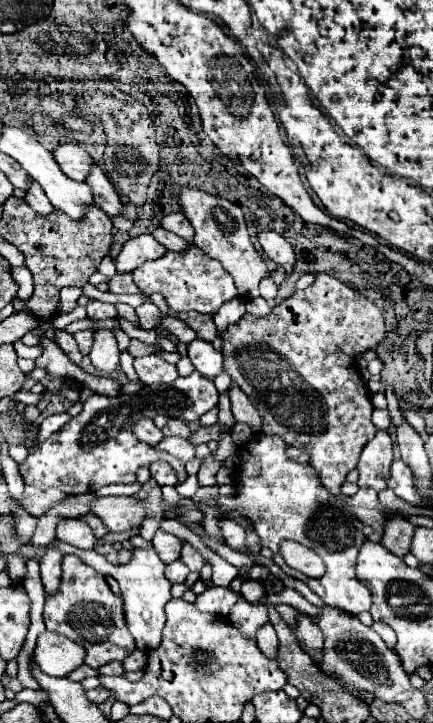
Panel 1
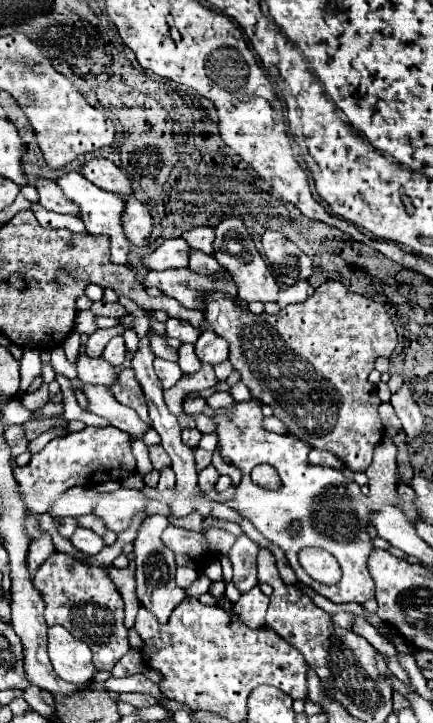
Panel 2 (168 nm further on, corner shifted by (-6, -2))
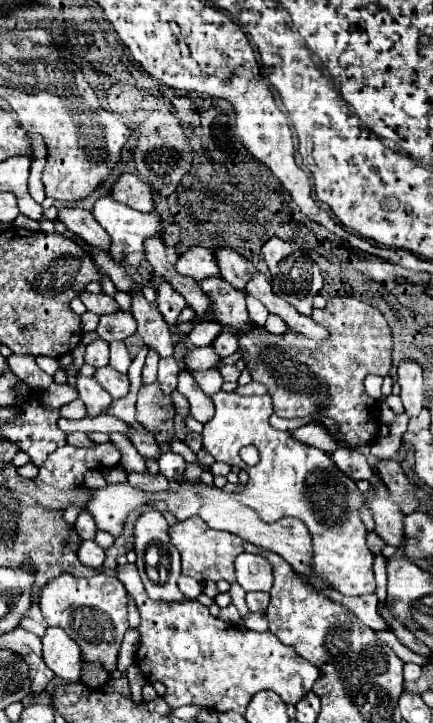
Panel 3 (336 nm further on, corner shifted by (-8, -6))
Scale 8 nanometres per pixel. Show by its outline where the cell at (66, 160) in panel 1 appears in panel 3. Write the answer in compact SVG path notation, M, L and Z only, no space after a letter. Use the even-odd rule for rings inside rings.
M122 174L116 180L116 184L112 186L110 196L116 202L126 204L126 206L130 206L134 210L140 210L140 212L152 212L154 210L150 184L144 182L138 176L134 176L134 174Z

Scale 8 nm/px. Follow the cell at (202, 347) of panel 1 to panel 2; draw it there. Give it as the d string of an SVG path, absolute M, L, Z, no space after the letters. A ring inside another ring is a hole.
M204 330L196 342L196 354L204 364L220 364L228 358L228 342L212 330Z

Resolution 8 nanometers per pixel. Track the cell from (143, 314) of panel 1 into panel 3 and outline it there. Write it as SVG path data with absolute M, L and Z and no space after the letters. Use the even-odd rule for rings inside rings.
M192 322L192 330L188 332L188 340L192 346L210 346L210 342L222 332L222 328L214 322Z

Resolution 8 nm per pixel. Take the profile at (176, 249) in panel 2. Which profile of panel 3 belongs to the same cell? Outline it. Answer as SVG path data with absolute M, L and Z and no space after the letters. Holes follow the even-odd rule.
M192 246L188 252L180 254L174 266L182 276L190 276L196 280L220 276L218 264L214 262L214 252L208 248L200 248L200 246Z

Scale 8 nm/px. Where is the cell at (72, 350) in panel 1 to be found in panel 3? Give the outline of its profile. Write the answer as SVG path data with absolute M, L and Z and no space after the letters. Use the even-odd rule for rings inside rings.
M112 366L96 368L94 380L96 380L112 398L122 398L122 396L126 396L126 394L128 394L128 388L130 388L128 376L116 372Z

